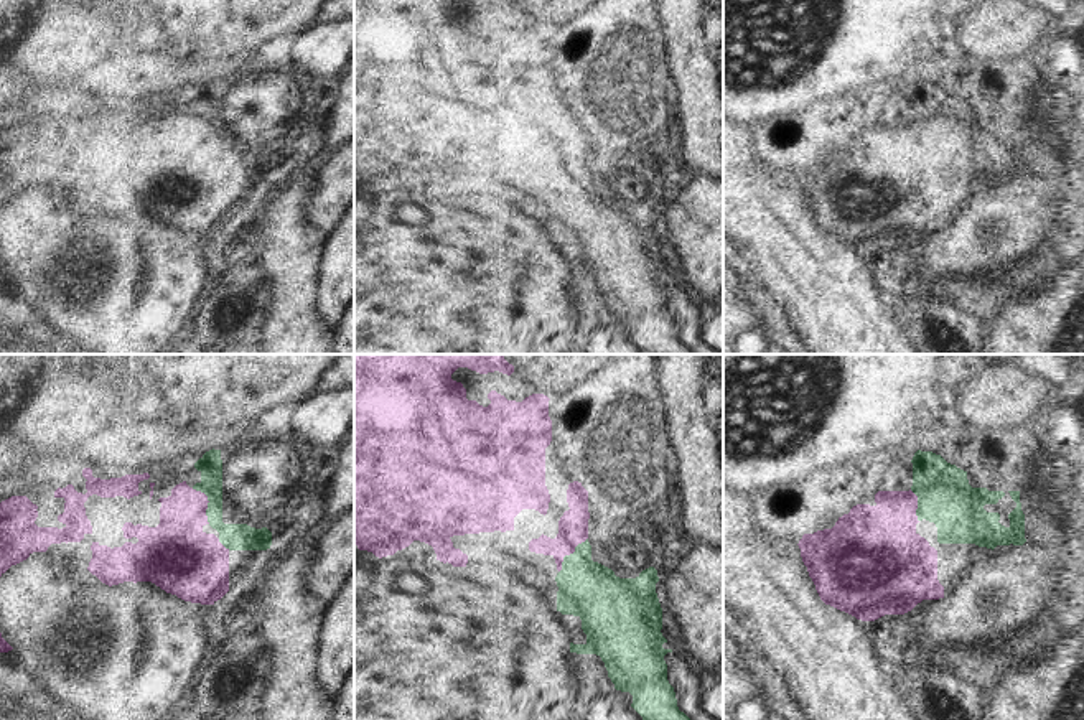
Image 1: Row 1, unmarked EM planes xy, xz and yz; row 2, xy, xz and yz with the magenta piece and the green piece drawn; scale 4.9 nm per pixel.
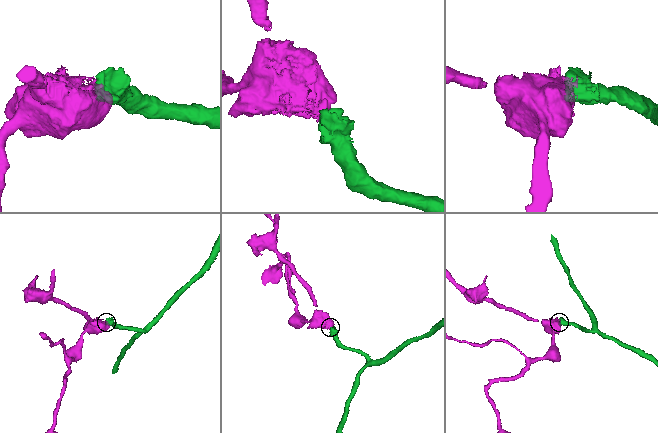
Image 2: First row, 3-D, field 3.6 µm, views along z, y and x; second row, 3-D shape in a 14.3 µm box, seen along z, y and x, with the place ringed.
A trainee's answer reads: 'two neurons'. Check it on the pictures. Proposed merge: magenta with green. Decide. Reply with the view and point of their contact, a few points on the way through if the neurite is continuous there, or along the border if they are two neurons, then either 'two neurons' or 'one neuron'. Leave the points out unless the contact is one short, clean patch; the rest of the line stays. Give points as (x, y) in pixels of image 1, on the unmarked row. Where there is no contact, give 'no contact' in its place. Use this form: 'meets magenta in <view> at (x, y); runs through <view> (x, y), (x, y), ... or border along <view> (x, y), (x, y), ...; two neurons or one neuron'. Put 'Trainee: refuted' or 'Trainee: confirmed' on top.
Trainee: refuted
meets magenta in xy at (208, 132); runs through xy (178, 173), (180, 160), (208, 132), (213, 149), (233, 167); one neuron

